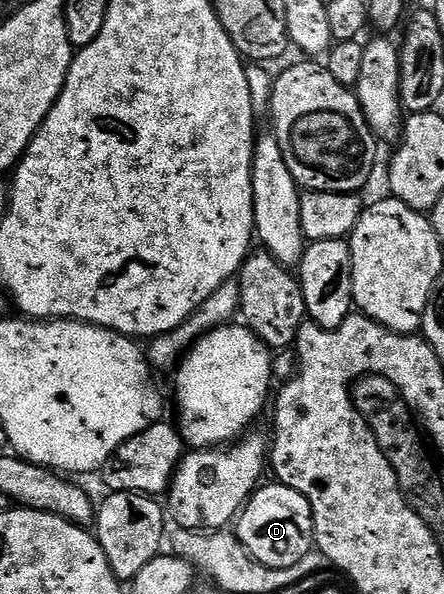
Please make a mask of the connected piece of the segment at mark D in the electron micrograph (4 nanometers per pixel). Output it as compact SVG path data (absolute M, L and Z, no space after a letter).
M271 481L268 487L260 486L249 499L250 506L242 516L243 523L236 522L234 534L241 537L241 547L248 556L272 571L289 569L297 561L308 558L315 547L315 522L309 501L297 489Z

